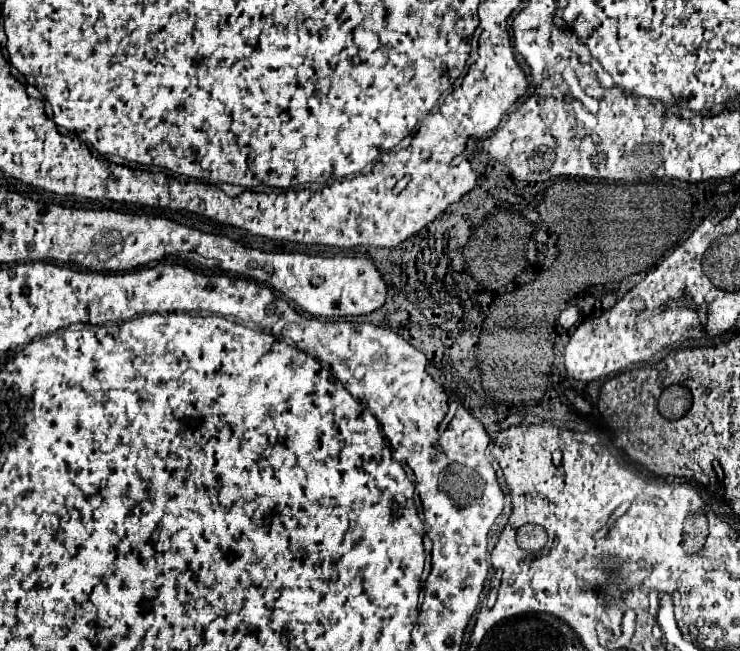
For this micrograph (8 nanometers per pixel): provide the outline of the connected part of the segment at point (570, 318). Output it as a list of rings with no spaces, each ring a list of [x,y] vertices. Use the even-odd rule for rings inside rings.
[[[571,306],[571,308],[565,308],[565,310],[559,314],[556,323],[560,329],[568,331],[579,322],[579,318],[581,318],[581,312],[579,312],[575,306]]]

